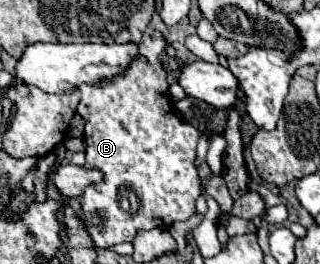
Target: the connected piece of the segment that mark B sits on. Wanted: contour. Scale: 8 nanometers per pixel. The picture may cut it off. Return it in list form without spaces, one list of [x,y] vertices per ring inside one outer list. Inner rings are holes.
[[[146,31],[142,41],[138,43],[138,55],[142,55],[142,63],[134,63],[122,79],[114,79],[114,83],[106,85],[82,85],[78,113],[86,121],[84,127],[84,153],[86,153],[86,169],[100,169],[104,173],[102,183],[86,187],[82,195],[82,209],[78,209],[80,221],[86,225],[94,247],[110,247],[116,243],[132,241],[140,229],[162,227],[168,229],[176,221],[190,219],[196,209],[194,203],[200,197],[202,183],[196,173],[196,143],[198,129],[182,121],[172,107],[172,99],[168,95],[166,69],[158,67],[158,55],[174,55],[174,47],[164,39],[160,31]]]

